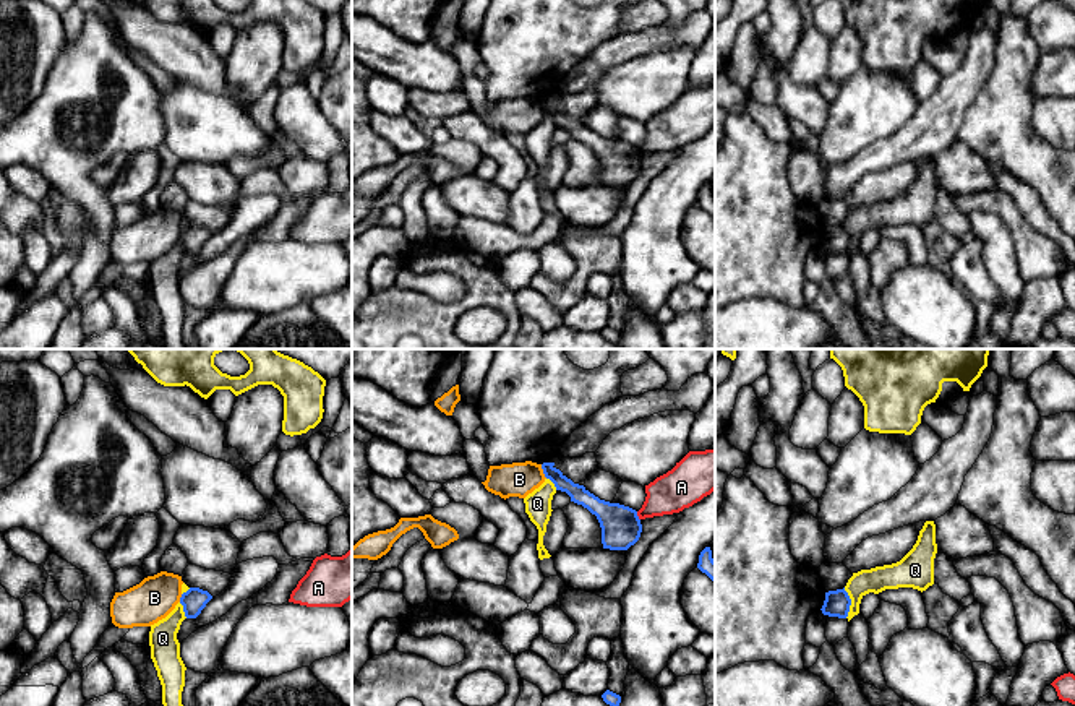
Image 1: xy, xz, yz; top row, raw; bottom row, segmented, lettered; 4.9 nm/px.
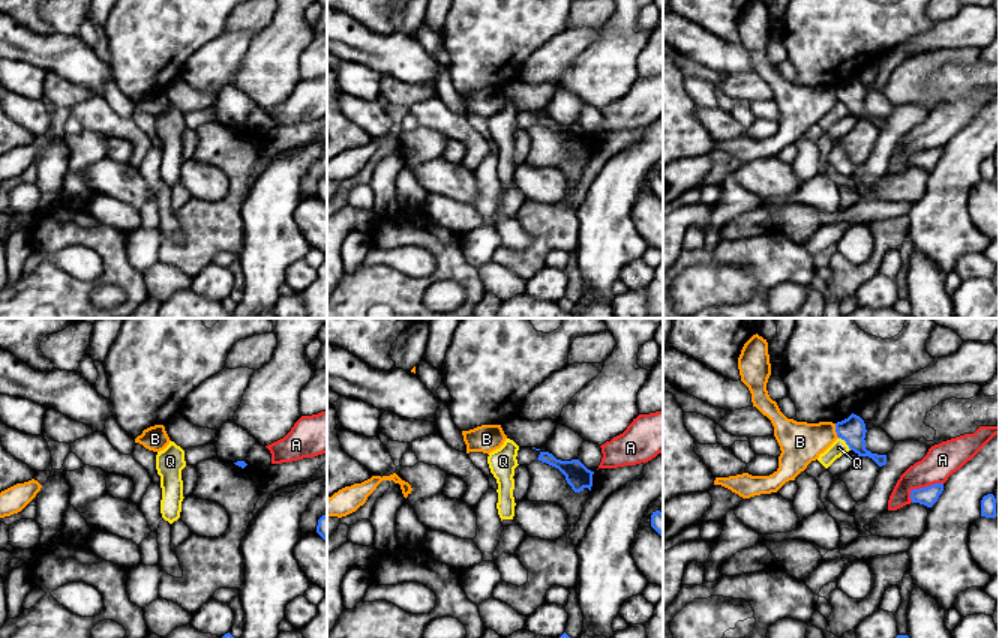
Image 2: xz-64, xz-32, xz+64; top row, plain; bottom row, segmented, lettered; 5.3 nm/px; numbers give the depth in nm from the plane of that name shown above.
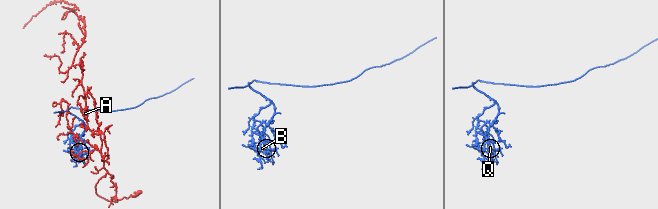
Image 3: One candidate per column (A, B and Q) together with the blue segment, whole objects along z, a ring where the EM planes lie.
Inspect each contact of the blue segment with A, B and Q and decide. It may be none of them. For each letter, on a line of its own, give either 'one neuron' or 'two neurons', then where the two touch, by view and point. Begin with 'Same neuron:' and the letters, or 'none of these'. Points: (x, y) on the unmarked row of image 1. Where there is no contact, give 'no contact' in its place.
Same neuron: none of these
A: two neurons; contact xz (638, 153)
B: two neurons; contact xz (543, 107)
Q: two neurons; contact yz (850, 239)

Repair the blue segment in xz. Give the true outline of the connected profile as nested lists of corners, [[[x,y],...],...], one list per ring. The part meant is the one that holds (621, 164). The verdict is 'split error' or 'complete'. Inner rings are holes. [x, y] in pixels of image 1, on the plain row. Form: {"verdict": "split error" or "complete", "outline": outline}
{"verdict": "complete", "outline": [[[543,99],[542,105],[545,114],[555,120],[556,127],[566,128],[571,133],[571,138],[582,141],[597,153],[602,164],[603,185],[627,187],[639,177],[642,161],[636,146],[600,136],[584,122],[574,120],[567,115],[555,104],[555,99]]]}

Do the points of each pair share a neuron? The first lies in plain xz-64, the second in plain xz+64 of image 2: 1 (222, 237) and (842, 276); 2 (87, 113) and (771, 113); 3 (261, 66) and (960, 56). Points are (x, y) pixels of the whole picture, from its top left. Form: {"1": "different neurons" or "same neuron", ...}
{"1": "same neuron", "2": "same neuron", "3": "same neuron"}

